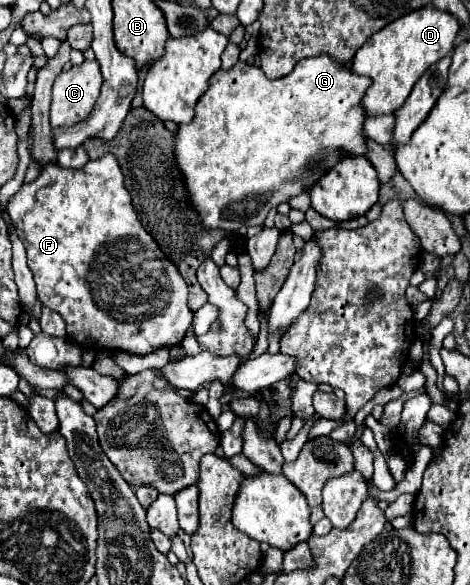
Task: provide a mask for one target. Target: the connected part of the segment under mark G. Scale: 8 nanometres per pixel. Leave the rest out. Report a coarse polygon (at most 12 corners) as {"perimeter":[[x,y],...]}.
{"perimeter":[[329,55],[211,77],[175,147],[205,227],[263,225],[365,155]]}

